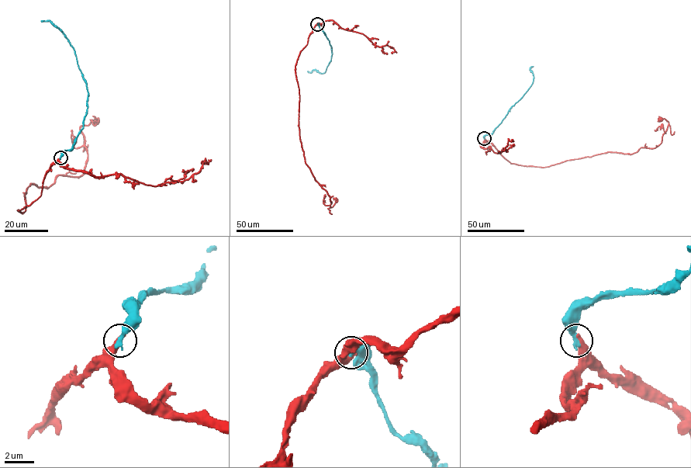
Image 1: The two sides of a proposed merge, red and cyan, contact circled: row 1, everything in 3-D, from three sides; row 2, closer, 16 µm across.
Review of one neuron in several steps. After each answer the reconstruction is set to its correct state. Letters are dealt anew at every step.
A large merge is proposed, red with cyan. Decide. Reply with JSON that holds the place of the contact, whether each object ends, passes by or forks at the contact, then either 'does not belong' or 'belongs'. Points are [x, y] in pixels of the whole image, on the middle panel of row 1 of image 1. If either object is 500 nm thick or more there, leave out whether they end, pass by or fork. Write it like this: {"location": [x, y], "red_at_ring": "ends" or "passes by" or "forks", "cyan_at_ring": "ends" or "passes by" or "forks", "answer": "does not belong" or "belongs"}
{"location": [317, 24], "red_at_ring": "ends", "cyan_at_ring": "ends", "answer": "does not belong"}

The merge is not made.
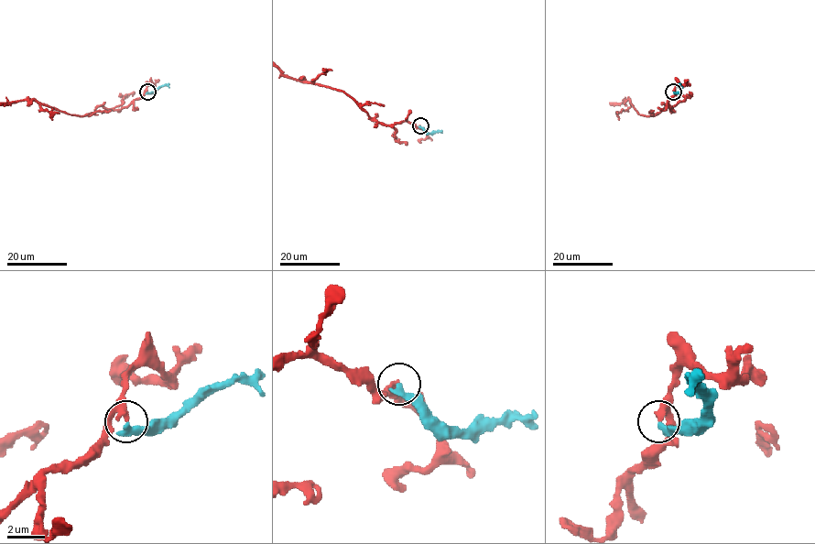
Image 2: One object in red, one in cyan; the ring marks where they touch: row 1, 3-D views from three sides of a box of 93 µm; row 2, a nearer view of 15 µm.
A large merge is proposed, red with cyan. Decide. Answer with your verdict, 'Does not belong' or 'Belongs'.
Does not belong

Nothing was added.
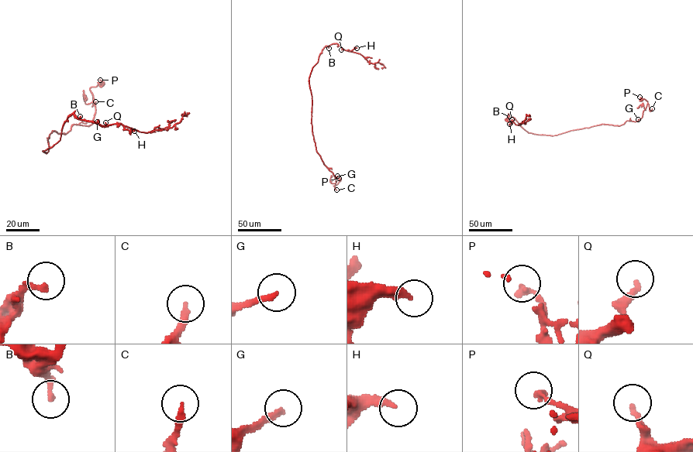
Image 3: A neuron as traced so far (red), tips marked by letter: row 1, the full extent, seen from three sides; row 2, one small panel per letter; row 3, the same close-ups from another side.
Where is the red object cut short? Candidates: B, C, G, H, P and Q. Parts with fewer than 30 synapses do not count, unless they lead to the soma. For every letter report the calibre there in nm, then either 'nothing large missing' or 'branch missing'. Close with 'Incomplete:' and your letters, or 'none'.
B: 240 nm thick; nothing large missing
C: 280 nm thick; branch missing
G: 220 nm thick; branch missing
H: 280 nm thick; branch missing
P: 240 nm thick; nothing large missing
Q: 200 nm thick; nothing large missing
Incomplete: C, G, H

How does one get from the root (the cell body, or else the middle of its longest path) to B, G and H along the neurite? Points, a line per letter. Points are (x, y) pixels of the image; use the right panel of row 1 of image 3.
B: (553, 135), (529, 133), (513, 118), (509, 115), (508, 118), (509, 116)
G: (553, 135), (601, 124), (620, 125), (627, 121), (636, 121), (638, 119)
H: (553, 135), (529, 133), (508, 115), (505, 120), (513, 121), (509, 124)

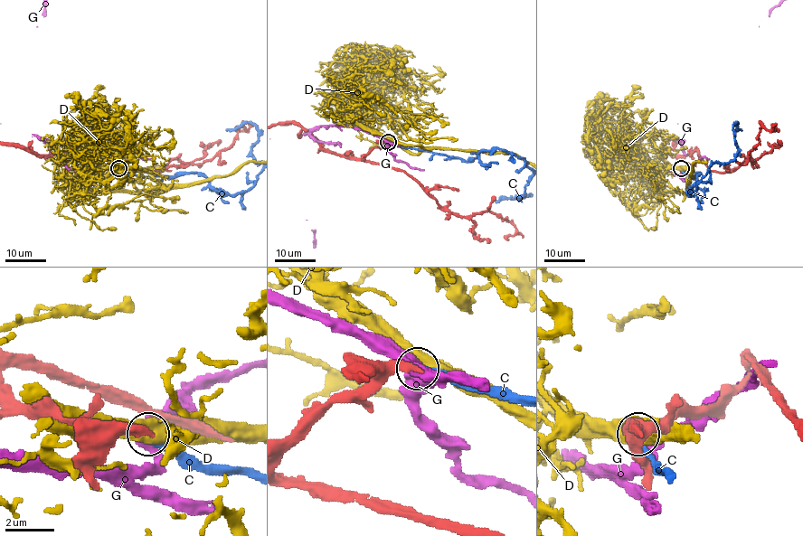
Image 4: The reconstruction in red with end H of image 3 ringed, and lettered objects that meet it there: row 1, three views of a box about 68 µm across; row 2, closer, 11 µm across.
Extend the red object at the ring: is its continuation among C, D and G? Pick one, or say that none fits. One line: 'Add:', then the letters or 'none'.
Add: C

